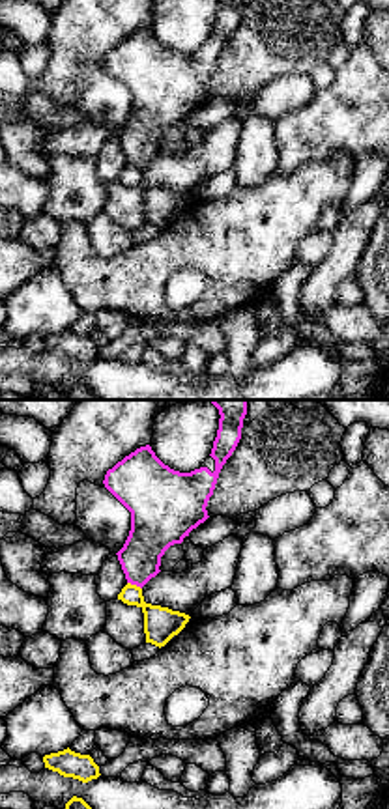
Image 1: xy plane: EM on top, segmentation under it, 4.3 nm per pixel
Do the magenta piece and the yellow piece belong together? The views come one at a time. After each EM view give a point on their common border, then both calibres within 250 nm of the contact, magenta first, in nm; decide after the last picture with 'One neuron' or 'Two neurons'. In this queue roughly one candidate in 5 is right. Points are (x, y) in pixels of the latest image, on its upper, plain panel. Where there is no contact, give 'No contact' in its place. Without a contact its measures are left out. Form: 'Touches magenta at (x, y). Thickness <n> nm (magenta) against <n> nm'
Touches magenta at (135, 165). Thickness 200 nm (magenta) against 150 nm

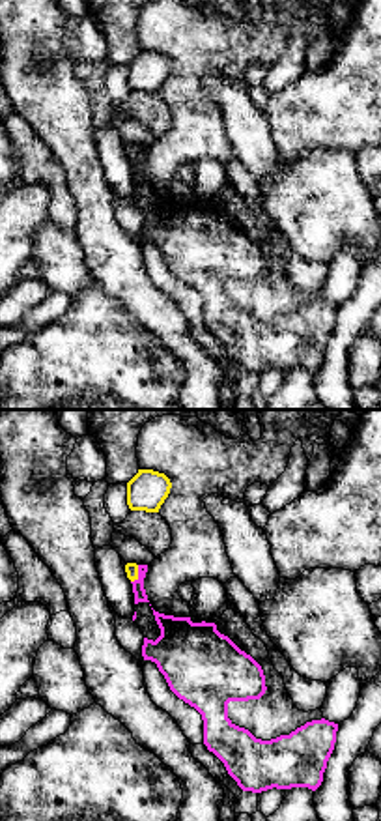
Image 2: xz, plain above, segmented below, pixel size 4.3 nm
Touches magenta at (139, 156). Thickness 50 nm (magenta) against 60 nm

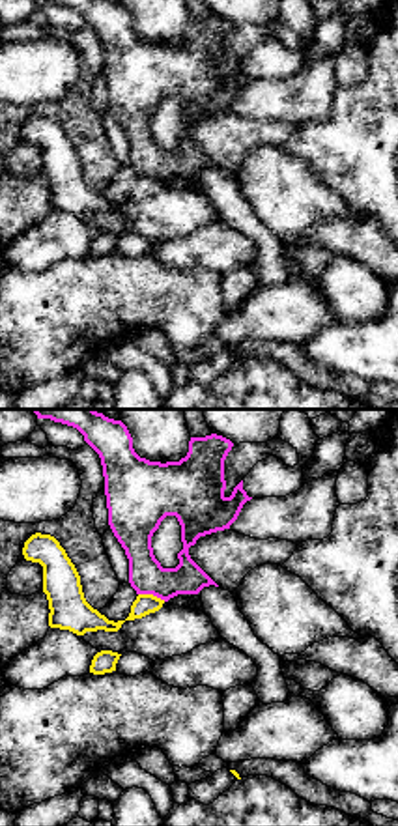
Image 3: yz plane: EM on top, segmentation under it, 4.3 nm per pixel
Touches magenta at (152, 174). Thickness 160 nm (magenta) against 90 nm

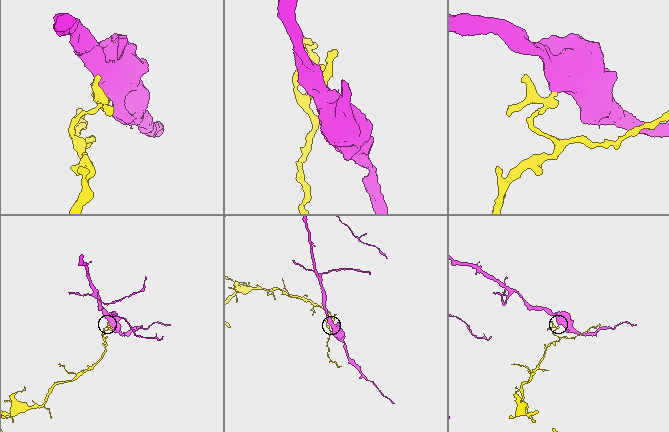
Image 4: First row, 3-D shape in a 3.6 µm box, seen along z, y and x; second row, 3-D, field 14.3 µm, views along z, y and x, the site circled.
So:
Two neurons

